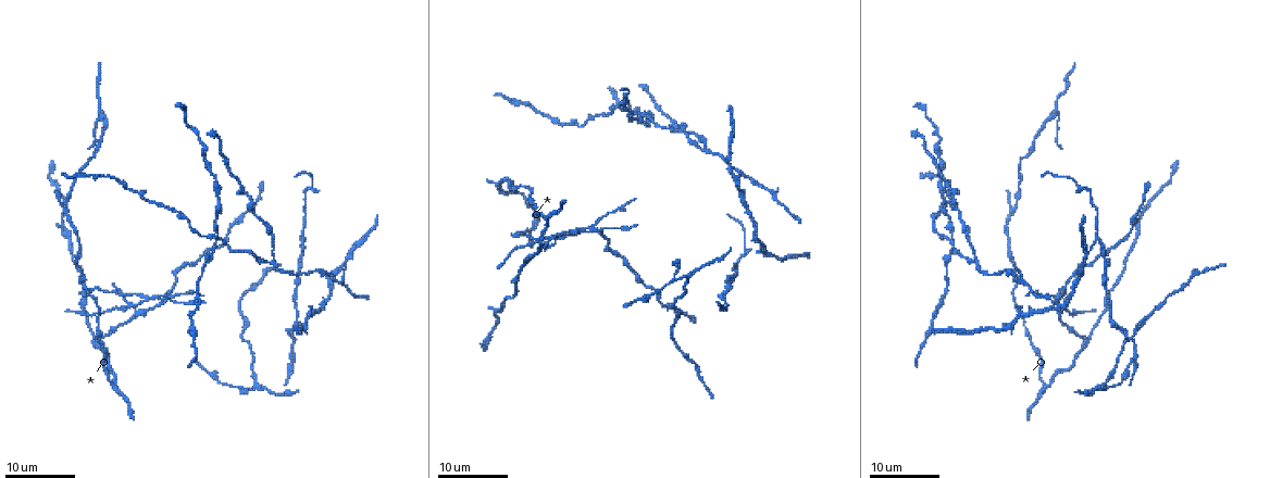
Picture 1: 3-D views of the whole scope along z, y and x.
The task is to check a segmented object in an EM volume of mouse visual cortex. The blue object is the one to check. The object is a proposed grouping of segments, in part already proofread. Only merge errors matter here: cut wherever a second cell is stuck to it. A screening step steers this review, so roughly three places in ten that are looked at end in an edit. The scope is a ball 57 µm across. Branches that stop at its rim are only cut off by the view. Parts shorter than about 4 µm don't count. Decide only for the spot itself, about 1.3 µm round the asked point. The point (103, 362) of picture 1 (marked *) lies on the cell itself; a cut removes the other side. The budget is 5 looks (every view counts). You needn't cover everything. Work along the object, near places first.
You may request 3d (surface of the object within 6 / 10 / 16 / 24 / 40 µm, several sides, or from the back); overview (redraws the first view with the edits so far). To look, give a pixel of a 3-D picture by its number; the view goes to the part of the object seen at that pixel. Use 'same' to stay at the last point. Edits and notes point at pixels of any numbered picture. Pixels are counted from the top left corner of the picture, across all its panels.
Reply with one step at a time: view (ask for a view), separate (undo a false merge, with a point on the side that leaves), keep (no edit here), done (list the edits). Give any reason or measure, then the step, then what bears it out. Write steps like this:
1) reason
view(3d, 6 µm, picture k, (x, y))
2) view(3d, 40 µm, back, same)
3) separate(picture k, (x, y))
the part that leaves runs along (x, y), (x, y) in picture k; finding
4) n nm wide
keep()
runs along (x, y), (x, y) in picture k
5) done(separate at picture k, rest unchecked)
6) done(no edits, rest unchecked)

arms part here
view(3d, 16 µm, picture 1, (1060, 116))

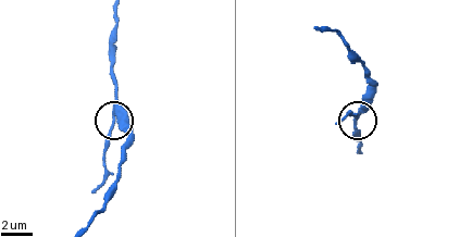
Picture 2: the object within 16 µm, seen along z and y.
closer look
view(3d, 10 µm, picture 2, (114, 117))

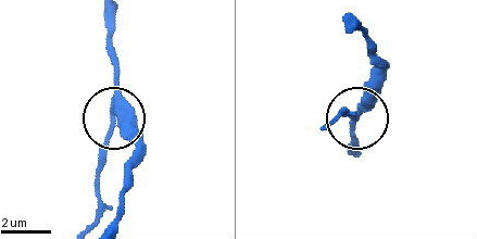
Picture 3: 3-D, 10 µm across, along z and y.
side arm 6 µm
keep()
one cell here

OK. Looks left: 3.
a fork
view(3d, 24 µm, picture 1, (1098, 240))

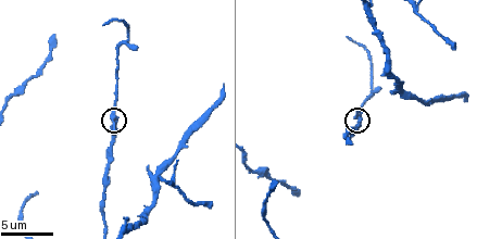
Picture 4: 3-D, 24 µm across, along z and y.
zoom in
view(3d, 6 µm, picture 4, (113, 117))

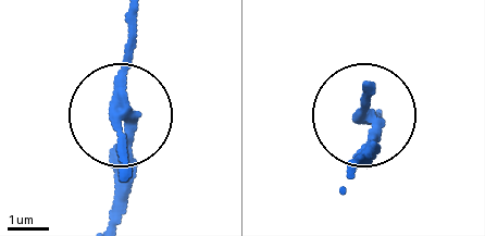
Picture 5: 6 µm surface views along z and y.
view(3d, 6 µm, back, picture 5, (369, 121))

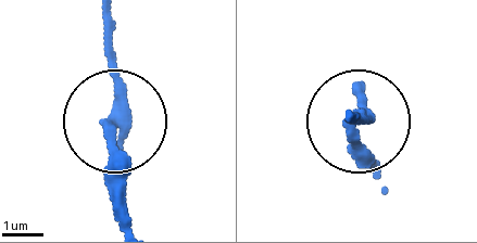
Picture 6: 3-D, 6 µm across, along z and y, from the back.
3 arms
keep()
continuous, no second cell

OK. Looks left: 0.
done(no edits, rest unchecked)

